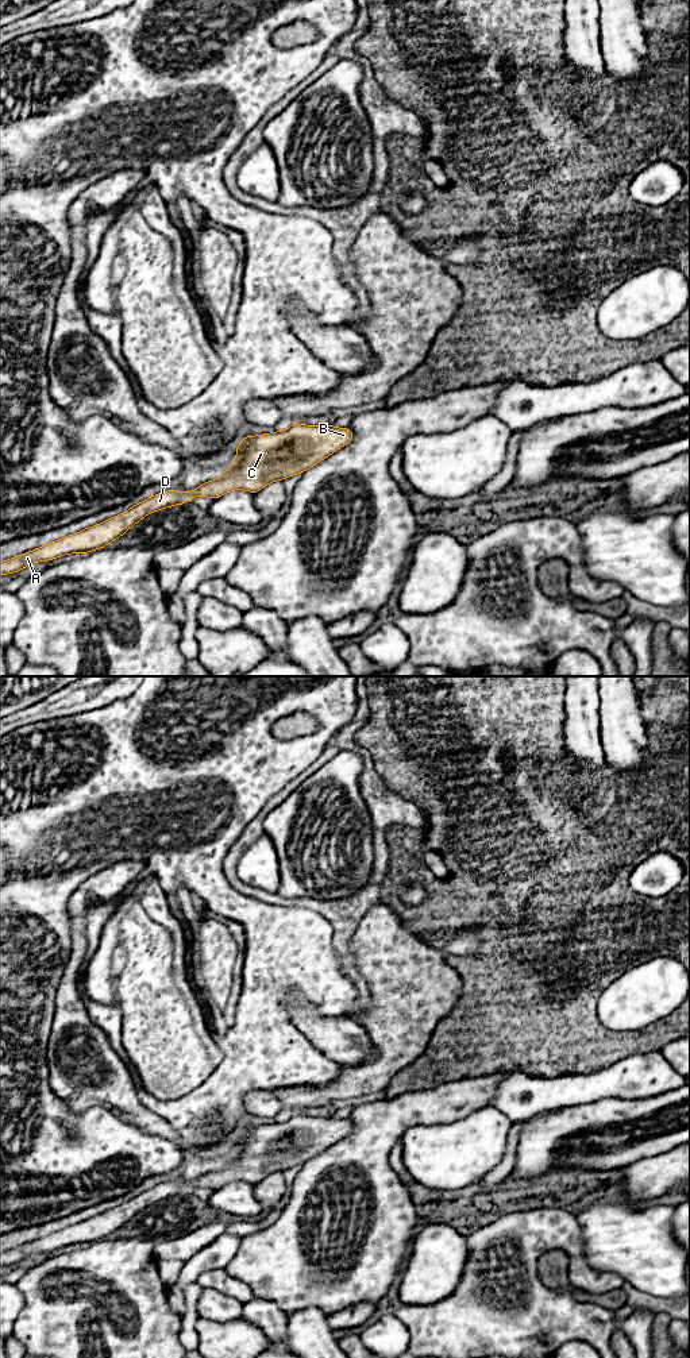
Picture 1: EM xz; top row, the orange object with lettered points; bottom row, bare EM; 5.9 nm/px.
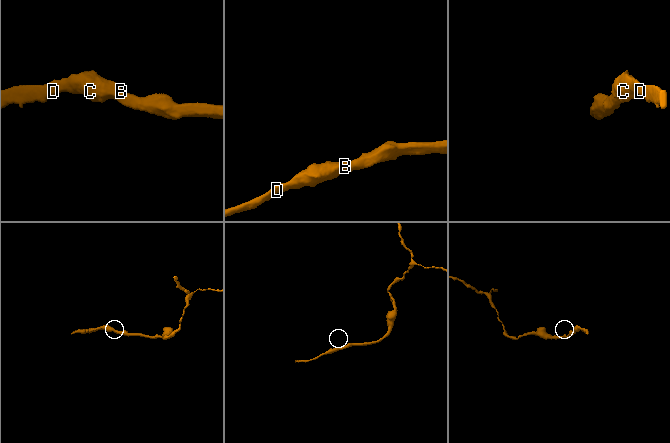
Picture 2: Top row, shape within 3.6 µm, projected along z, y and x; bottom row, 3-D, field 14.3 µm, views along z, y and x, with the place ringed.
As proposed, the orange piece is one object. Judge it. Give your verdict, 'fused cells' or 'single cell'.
single cell

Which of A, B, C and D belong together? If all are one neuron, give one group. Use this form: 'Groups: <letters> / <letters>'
Groups: A B C D

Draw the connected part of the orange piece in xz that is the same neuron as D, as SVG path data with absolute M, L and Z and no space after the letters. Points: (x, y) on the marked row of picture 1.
M292 424L286 431L244 436L236 447L232 466L219 479L192 491L167 490L140 501L119 516L51 541L30 552L0 562L0 575L8 575L38 562L70 553L88 553L123 536L147 514L189 502L192 497L219 498L232 490L253 494L271 482L302 474L352 440L350 428Z

